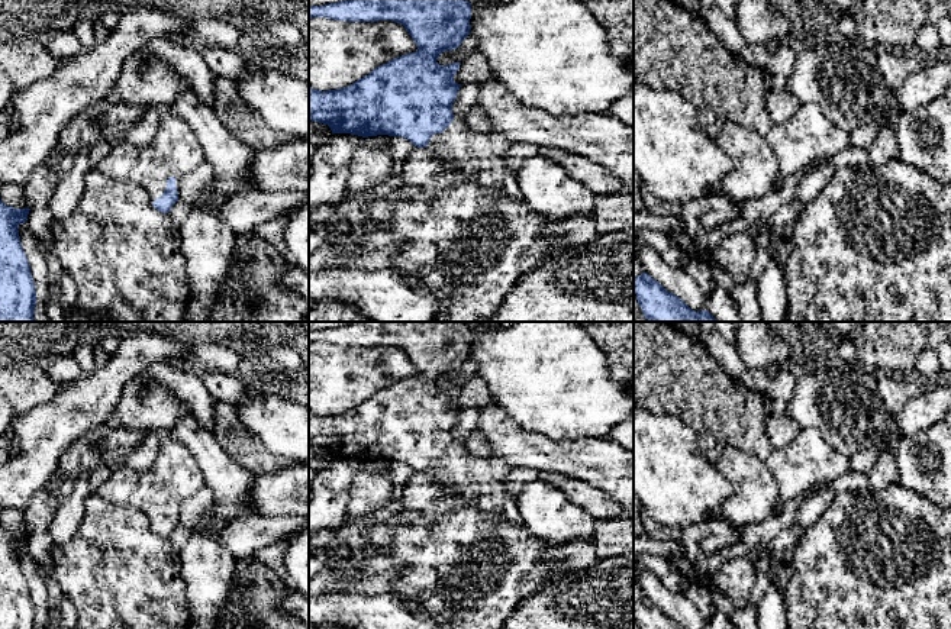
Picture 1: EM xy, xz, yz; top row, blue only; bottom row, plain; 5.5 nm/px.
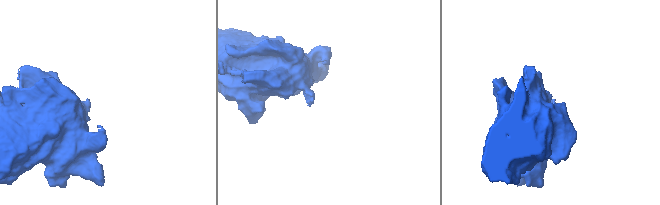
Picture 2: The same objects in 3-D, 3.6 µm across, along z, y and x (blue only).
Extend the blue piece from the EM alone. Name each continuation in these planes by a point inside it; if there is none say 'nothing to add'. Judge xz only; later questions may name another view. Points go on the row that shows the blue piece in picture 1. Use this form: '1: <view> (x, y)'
1: xz (483, 157)

